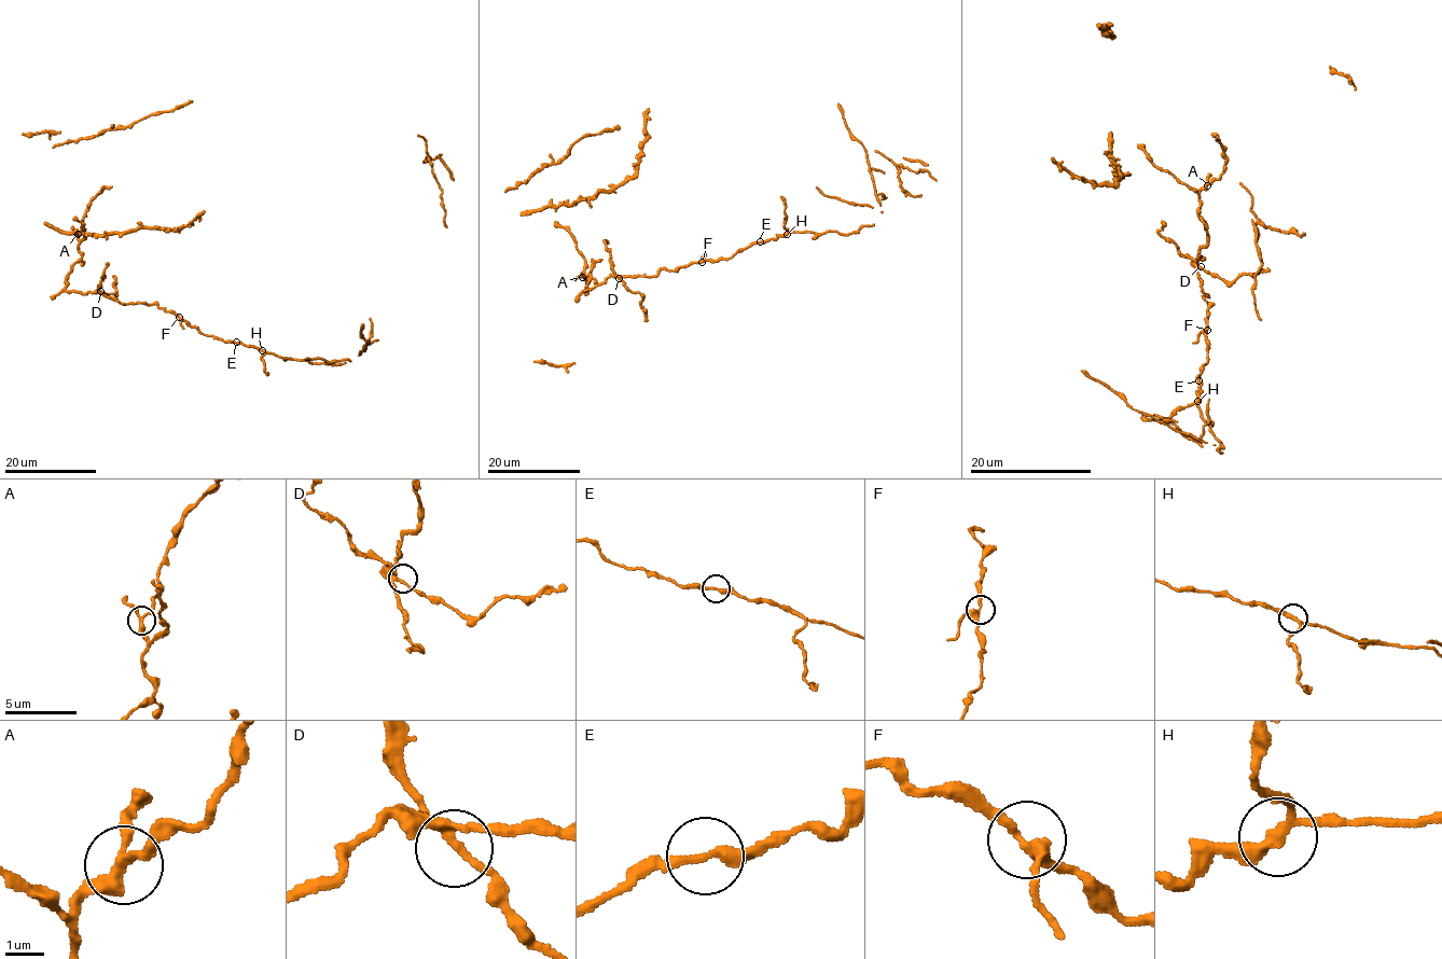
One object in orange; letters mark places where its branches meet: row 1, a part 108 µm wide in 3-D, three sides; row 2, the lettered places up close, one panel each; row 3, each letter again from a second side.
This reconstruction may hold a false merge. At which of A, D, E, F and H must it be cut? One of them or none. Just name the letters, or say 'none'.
H

